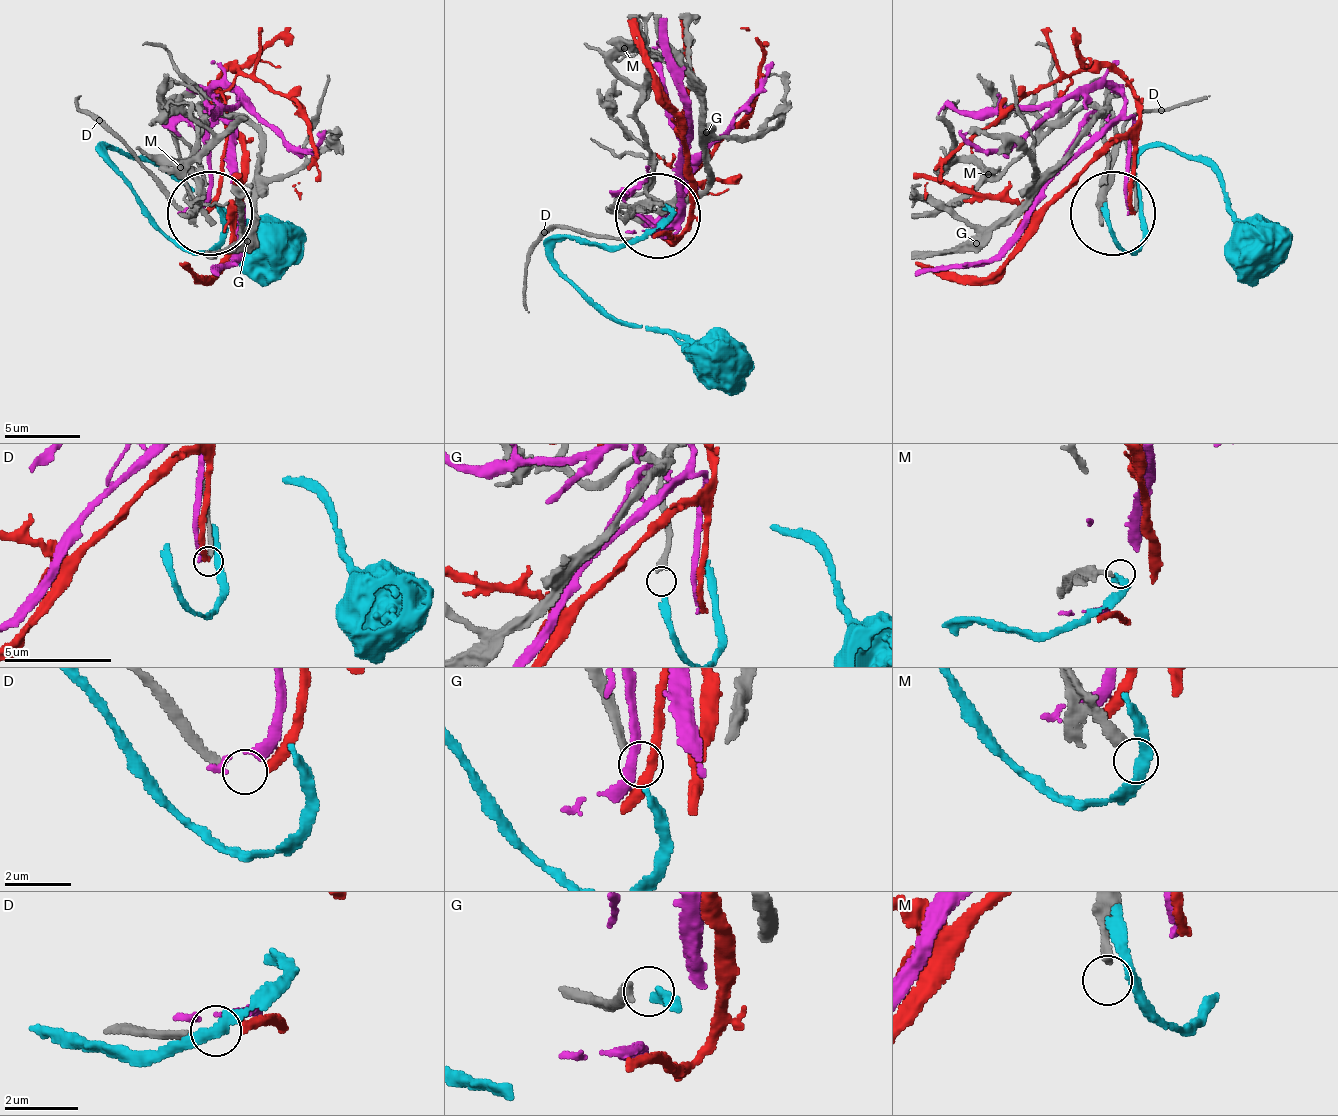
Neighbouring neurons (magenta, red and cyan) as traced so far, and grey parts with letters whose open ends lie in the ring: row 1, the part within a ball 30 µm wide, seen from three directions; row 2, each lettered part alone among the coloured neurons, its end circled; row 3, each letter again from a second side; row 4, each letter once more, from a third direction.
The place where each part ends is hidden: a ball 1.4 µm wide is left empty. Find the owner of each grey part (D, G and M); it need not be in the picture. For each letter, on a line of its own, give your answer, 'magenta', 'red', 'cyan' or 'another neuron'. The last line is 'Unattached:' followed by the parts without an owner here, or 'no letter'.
D: red
G: cyan
M: another neuron
Unattached: M

